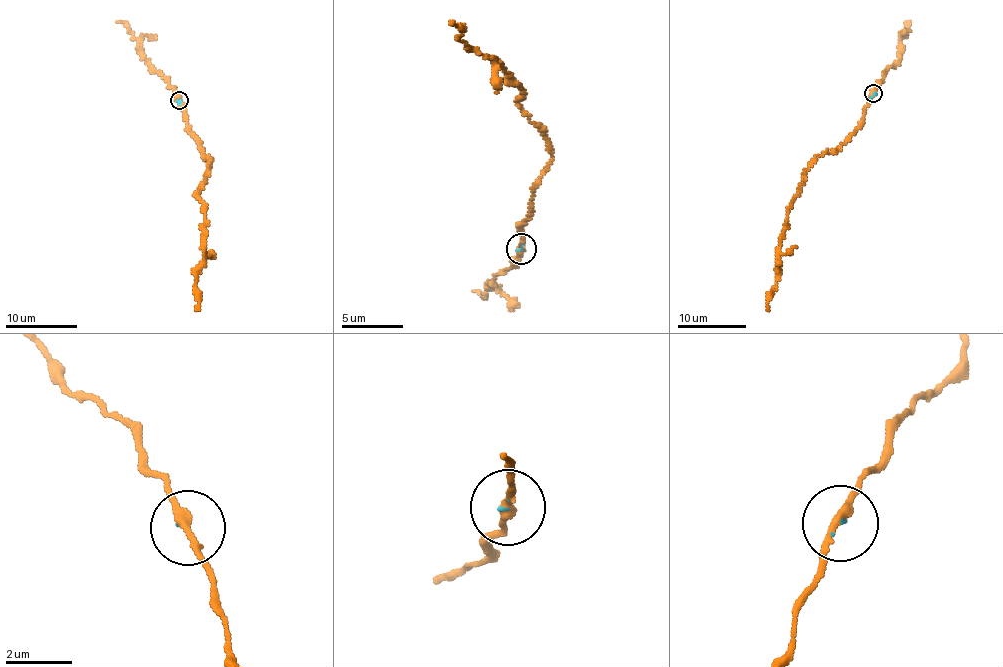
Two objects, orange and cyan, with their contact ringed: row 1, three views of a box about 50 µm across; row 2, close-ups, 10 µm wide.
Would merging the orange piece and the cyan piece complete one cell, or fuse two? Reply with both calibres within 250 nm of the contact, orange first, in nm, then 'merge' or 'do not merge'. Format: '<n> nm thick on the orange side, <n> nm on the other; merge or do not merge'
240 nm thick on the orange side, 60 nm on the other; merge

